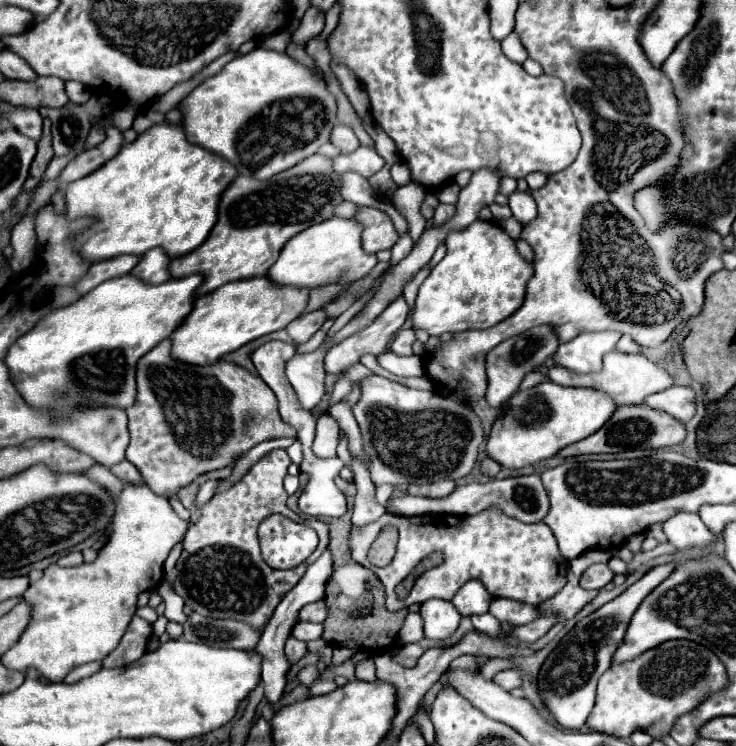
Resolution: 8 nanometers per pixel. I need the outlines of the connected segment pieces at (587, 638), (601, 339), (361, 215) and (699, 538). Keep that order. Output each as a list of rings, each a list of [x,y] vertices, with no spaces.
[[[674,564],[652,568],[648,574],[644,574],[636,584],[632,584],[618,598],[614,598],[612,602],[604,604],[596,612],[580,620],[560,640],[556,650],[552,650],[552,654],[546,658],[546,662],[542,664],[538,672],[538,694],[562,728],[582,728],[586,724],[586,718],[596,698],[598,678],[610,668],[612,652],[620,646],[628,620],[632,618],[640,600],[644,600],[644,596],[648,596],[648,592],[652,592],[656,584],[660,584],[666,576],[670,576],[672,570],[674,570]]]
[[[614,330],[584,332],[568,344],[560,344],[554,354],[554,360],[556,364],[568,370],[576,370],[580,374],[598,372],[602,368],[602,356],[614,350],[614,344],[620,336],[622,334]]]
[[[360,206],[354,220],[364,228],[362,230],[364,252],[376,254],[380,250],[390,250],[396,244],[398,232],[392,224],[392,218],[386,212],[370,206]]]
[[[682,512],[672,516],[672,520],[666,520],[662,526],[668,542],[676,550],[690,550],[690,548],[704,550],[716,542],[716,536],[708,530],[708,526],[700,520],[698,514]]]

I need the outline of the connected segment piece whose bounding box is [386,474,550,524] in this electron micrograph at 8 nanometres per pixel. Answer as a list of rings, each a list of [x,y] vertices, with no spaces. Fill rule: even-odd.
[[[538,474],[532,476],[518,476],[518,478],[506,478],[506,480],[492,480],[488,484],[464,484],[464,486],[456,486],[452,494],[448,494],[446,498],[422,498],[422,496],[400,496],[400,498],[390,498],[386,502],[386,510],[396,510],[396,514],[406,514],[406,516],[414,516],[414,514],[438,514],[438,512],[446,512],[446,514],[458,514],[458,516],[466,516],[466,514],[476,514],[482,512],[484,508],[488,508],[488,504],[496,504],[504,510],[506,516],[516,518],[520,522],[532,524],[532,522],[540,522],[548,510],[550,510],[550,502],[546,496],[546,490],[542,488],[542,480]]]

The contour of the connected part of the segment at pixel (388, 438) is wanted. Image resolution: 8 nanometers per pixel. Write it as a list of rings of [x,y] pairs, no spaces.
[[[376,374],[364,378],[360,382],[360,390],[362,390],[362,396],[354,406],[354,416],[362,432],[364,450],[372,460],[370,474],[374,484],[390,482],[402,488],[412,482],[428,484],[438,480],[458,480],[472,470],[478,456],[478,448],[484,442],[482,424],[472,410],[456,404],[454,400],[444,400],[438,392],[414,390],[398,382],[390,382]]]

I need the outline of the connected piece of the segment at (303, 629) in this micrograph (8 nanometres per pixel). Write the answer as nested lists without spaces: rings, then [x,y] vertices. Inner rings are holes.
[[[298,622],[294,628],[292,628],[292,636],[298,638],[298,640],[316,640],[322,636],[322,624],[314,624],[314,622]]]

